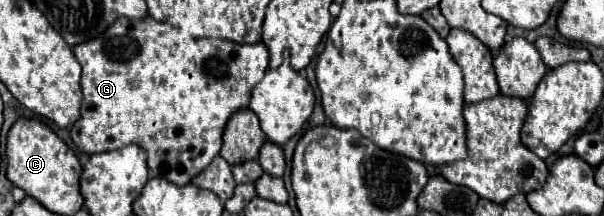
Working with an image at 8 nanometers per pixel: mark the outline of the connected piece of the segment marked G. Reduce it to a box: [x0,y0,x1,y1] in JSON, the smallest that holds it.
[69,17,269,185]

